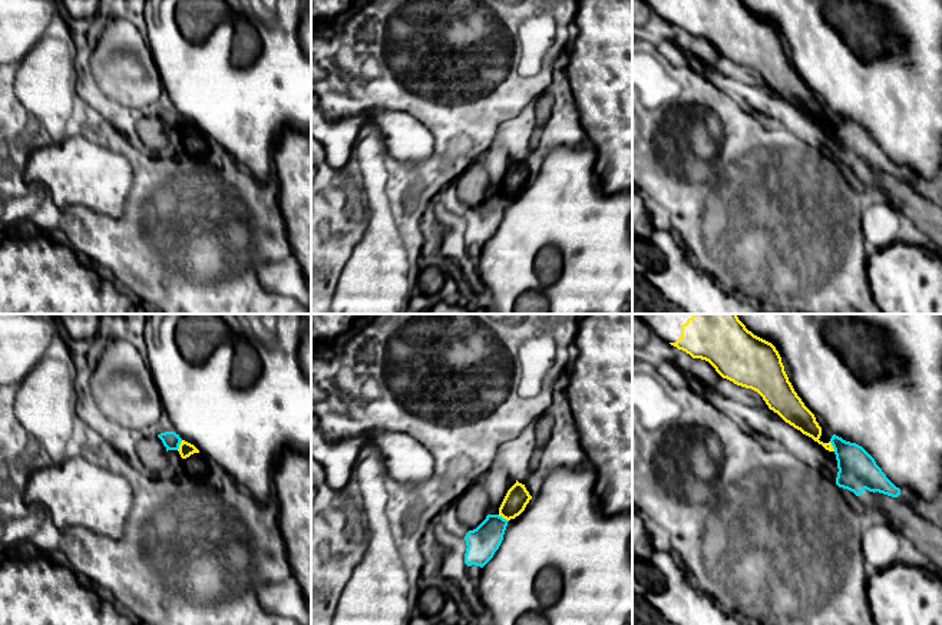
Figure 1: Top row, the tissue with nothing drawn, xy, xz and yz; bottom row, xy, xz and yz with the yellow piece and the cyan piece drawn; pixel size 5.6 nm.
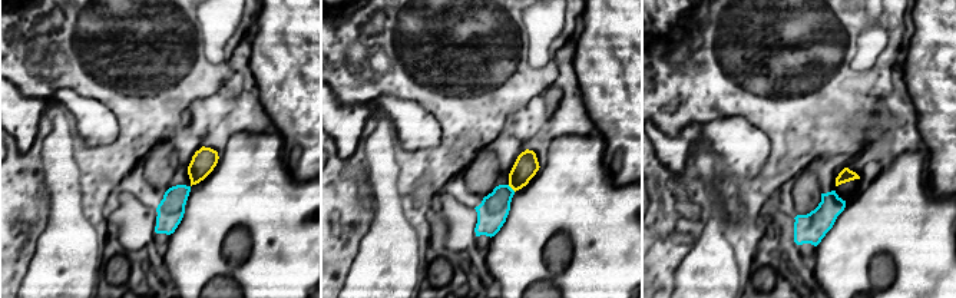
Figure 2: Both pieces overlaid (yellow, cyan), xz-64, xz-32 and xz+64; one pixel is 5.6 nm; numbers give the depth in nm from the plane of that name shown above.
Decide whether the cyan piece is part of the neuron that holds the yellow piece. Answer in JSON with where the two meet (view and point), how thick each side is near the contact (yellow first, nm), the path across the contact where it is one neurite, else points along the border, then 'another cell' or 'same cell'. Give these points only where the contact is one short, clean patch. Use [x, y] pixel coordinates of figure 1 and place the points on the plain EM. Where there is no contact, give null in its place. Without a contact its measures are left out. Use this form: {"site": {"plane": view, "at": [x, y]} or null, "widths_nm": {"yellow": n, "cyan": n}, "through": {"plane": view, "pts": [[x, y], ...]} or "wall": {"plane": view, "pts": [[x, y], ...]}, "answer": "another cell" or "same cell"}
{"site": {"plane": "xz", "at": [503, 197]}, "widths_nm": {"yellow": 130, "cyan": 180}, "through": {"plane": "xz", "pts": [[516, 177], [503, 197], [482, 221]]}, "answer": "same cell"}

